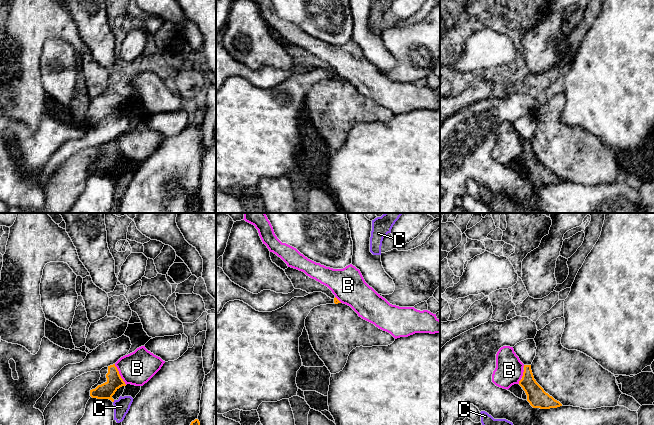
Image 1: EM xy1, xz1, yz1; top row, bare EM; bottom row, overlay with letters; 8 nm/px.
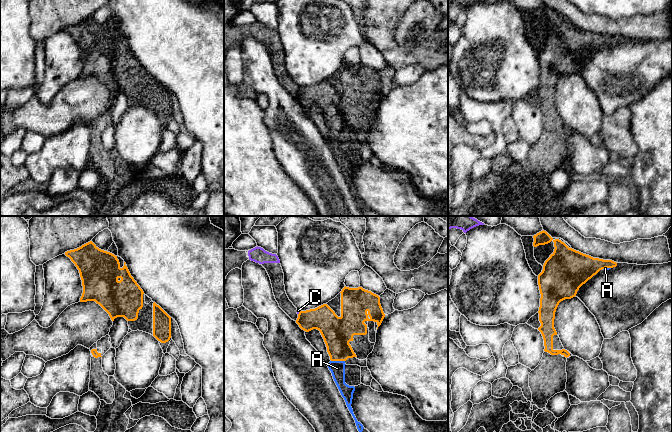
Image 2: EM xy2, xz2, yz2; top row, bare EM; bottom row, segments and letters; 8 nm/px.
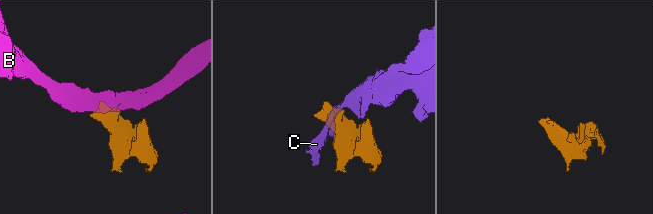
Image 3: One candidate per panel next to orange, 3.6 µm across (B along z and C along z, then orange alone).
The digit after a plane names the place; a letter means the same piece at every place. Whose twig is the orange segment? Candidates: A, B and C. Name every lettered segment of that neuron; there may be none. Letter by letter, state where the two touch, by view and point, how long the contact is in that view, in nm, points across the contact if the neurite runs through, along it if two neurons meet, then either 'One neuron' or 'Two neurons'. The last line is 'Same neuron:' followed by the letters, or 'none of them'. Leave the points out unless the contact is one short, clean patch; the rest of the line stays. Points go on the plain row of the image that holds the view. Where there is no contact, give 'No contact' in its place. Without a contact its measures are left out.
A: Touches orange at xz2 (338, 136). Shared border 110 nm. Path across: xz2 (337, 108), (338, 136), (337, 144). One neuron
B: Touches orange at xy1 (119, 150). Shared border 190 nm. Boundary: xy1 (114, 140), (120, 153), (126, 160). Two neurons
C: Touches orange at xz2 (299, 89). Shared border 40 nm. Two neurons
Same neuron: A

